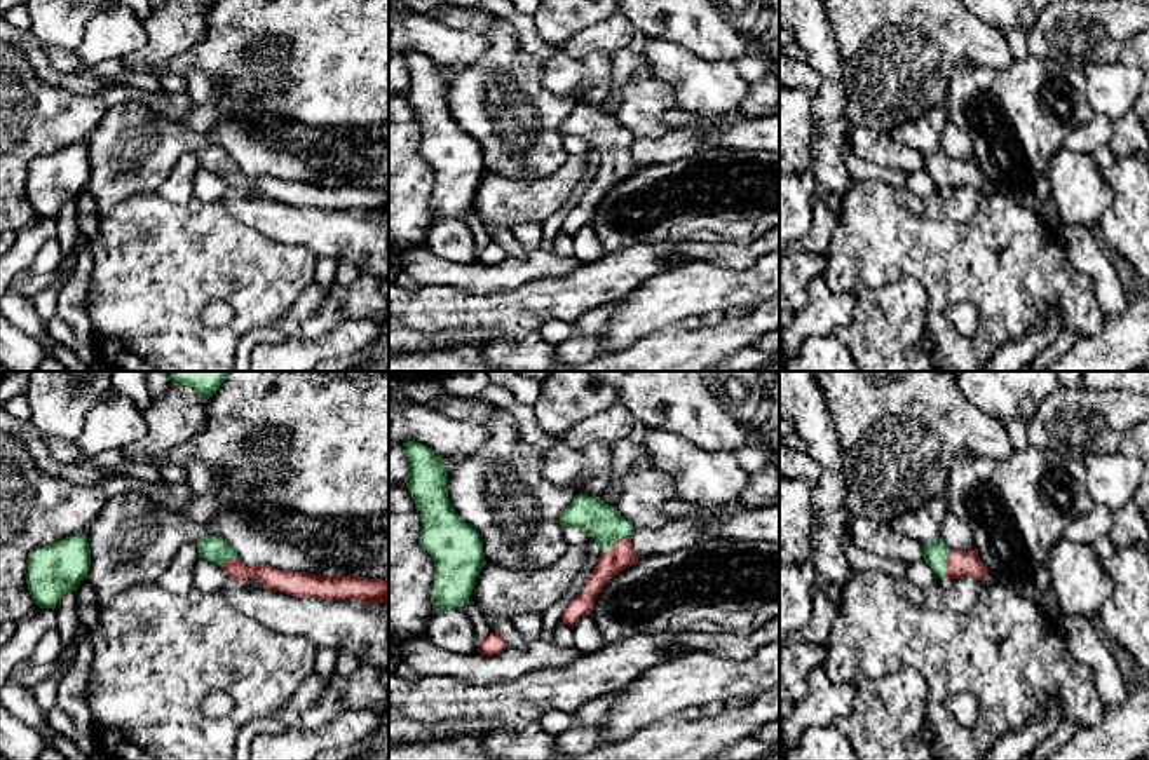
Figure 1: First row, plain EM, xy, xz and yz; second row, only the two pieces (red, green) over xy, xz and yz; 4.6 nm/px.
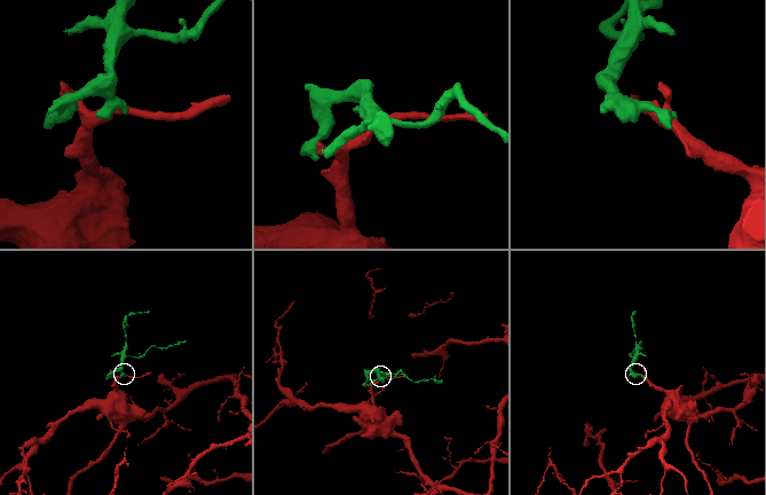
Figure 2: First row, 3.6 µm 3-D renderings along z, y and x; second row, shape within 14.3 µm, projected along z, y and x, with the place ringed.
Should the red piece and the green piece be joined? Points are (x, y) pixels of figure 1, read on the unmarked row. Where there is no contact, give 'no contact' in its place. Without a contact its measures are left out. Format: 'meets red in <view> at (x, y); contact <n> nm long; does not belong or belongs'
meets red in xz at (618, 150); contact 150 nm long; belongs

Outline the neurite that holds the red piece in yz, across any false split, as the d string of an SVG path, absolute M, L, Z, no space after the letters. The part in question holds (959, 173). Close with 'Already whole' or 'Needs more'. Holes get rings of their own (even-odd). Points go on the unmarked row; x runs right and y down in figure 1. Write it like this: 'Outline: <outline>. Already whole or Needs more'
Outline: M938 148L922 155L922 167L943 192L959 187L975 187L982 192L989 190L989 180L975 159L950 159L942 148Z. Needs more

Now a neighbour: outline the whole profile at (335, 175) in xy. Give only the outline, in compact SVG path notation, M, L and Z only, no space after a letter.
M309 162L309 166L323 178L328 181L328 185L349 185L352 183L352 173L345 167L335 166L333 162L326 164L316 164Z

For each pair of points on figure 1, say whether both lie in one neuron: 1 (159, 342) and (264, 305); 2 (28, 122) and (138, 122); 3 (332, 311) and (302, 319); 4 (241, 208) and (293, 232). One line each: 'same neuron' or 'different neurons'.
1: same neuron
2: different neurons
3: same neuron
4: same neuron

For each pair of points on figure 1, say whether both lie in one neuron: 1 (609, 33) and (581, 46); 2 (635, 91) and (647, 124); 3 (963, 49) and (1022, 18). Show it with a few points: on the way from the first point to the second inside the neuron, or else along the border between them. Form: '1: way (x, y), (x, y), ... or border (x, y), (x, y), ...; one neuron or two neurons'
1: way (602, 37), (588, 40); one neuron
2: way (639, 100), (644, 115); one neuron
3: border (977, 18), (1001, 32); two neurons

